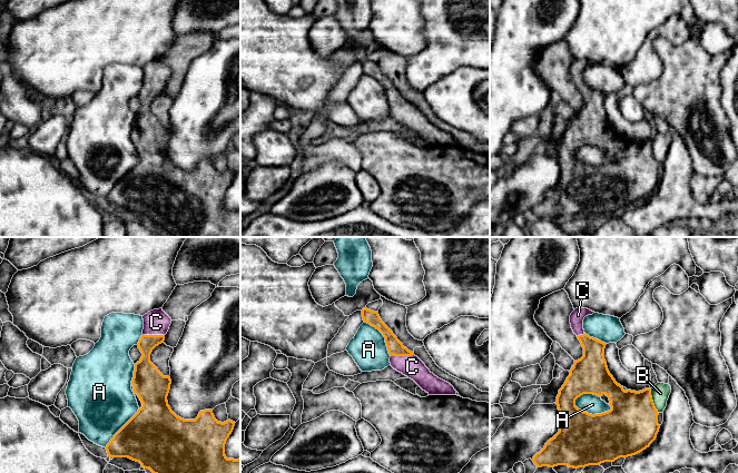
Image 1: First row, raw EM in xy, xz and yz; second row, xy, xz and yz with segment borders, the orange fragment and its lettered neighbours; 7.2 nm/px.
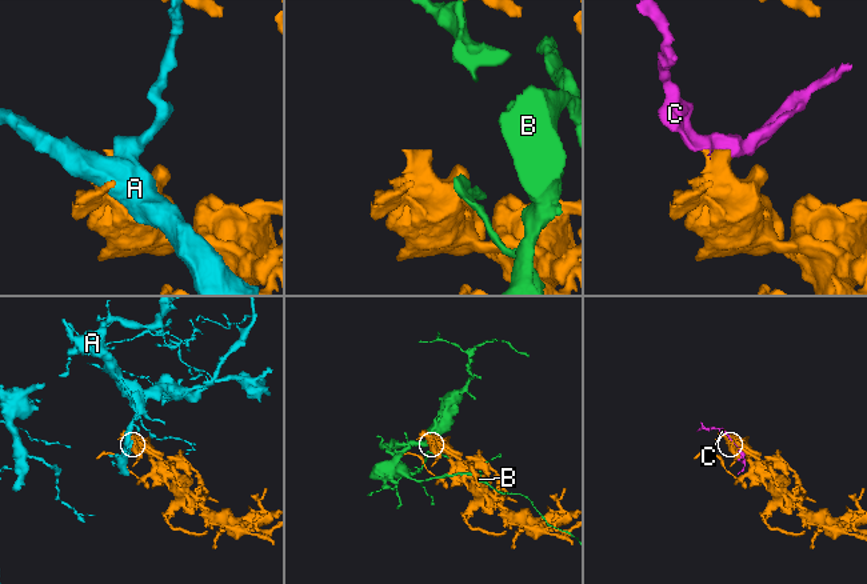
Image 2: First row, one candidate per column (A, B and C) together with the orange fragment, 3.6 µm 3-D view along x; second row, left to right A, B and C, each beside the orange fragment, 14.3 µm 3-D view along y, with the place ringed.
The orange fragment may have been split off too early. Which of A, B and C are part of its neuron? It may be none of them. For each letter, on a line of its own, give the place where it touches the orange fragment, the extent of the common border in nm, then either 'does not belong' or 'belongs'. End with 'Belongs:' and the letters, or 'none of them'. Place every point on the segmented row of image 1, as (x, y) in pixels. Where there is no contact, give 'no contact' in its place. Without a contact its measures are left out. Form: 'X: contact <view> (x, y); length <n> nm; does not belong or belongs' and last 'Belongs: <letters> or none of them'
A: contact yz (591, 414); length 280 nm; does not belong
B: contact yz (652, 401); length 200 nm; does not belong
C: contact xz (402, 355); length 170 nm; belongs
Belongs: C

